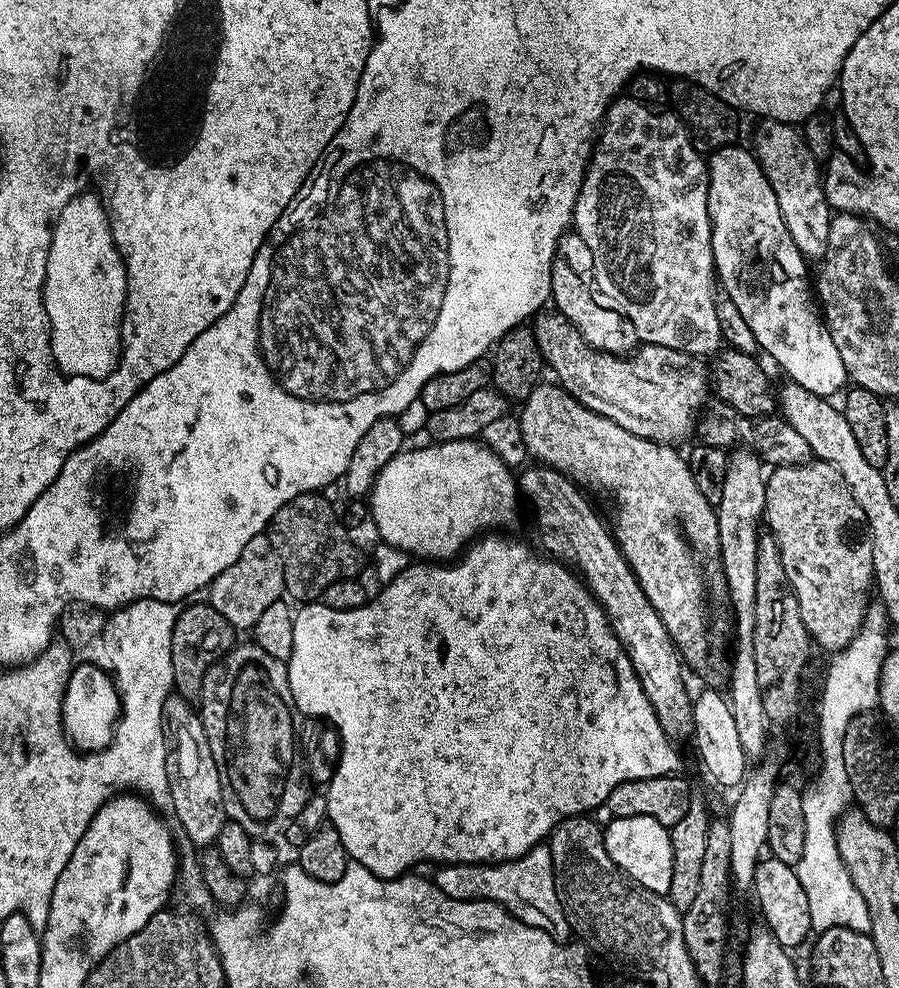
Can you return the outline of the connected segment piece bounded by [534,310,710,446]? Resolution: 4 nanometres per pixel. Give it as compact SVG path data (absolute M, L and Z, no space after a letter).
M555 310L541 311L535 317L534 331L545 365L550 372L552 368L553 374L556 375L553 376L555 383L570 393L582 406L622 426L622 430L638 434L638 438L673 446L681 446L680 444L684 443L687 445L693 439L696 421L700 419L710 400L710 368L701 357L674 350L670 346L646 343L641 343L638 350L623 356L600 352L596 348L591 348L576 327Z

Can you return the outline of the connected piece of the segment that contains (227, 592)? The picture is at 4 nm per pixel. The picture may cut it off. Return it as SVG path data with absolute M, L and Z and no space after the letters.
M261 534L250 538L250 542L246 542L242 554L238 554L238 562L234 562L234 566L226 566L226 570L222 570L222 574L218 574L212 581L211 592L210 603L214 606L214 610L218 610L218 614L222 614L222 618L226 618L226 622L230 622L233 629L250 630L254 627L259 616L270 606L274 606L276 600L285 595L284 567L280 561L280 556L274 550L274 546L268 541L267 535Z

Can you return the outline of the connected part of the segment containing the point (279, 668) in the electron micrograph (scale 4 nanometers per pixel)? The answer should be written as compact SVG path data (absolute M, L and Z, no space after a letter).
M255 642L247 643L237 643L223 653L210 666L210 670L206 670L198 697L198 711L210 754L214 754L214 762L218 766L225 817L238 822L238 826L242 826L242 830L246 830L253 840L268 840L279 837L297 819L296 815L303 810L304 803L309 803L310 798L300 788L299 759L295 750L298 713L292 705L287 663L270 658L270 654L266 654L266 650L262 650L262 646Z

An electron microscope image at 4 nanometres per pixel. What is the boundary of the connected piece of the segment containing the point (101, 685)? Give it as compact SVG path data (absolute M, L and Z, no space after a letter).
M94 664L75 665L69 673L63 698L63 724L65 735L82 752L105 751L115 737L115 725L122 705L113 677Z

